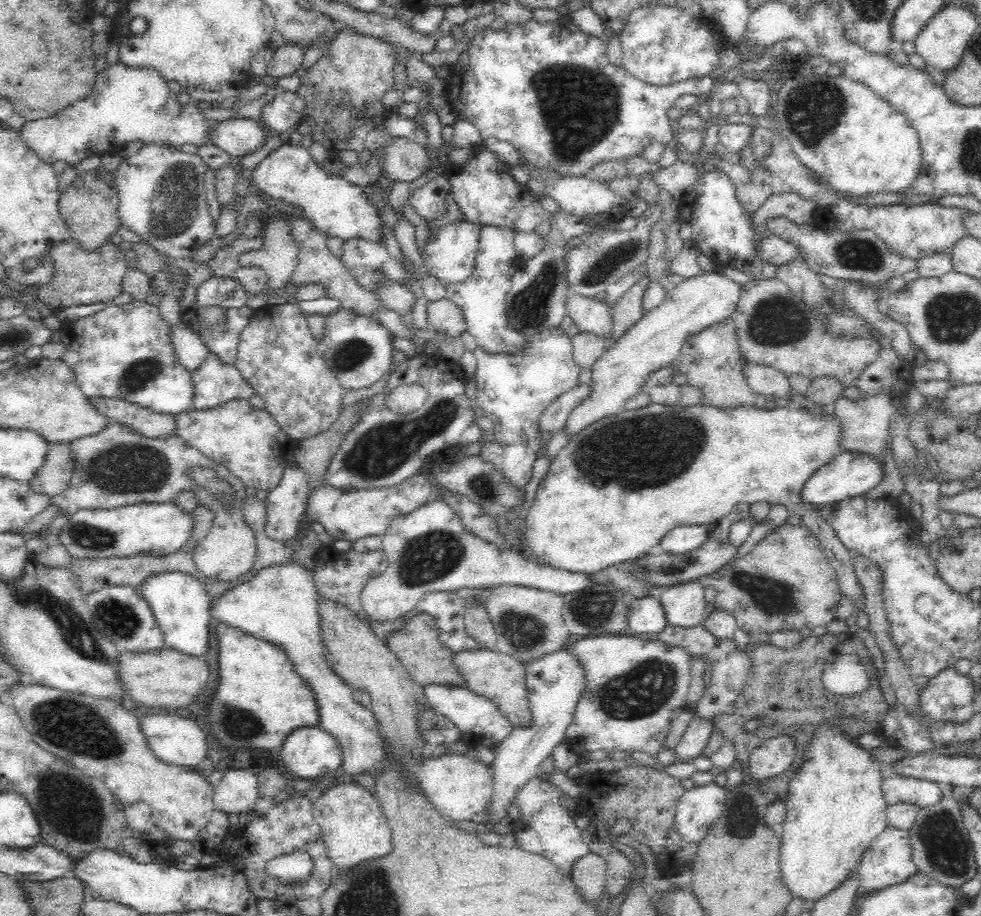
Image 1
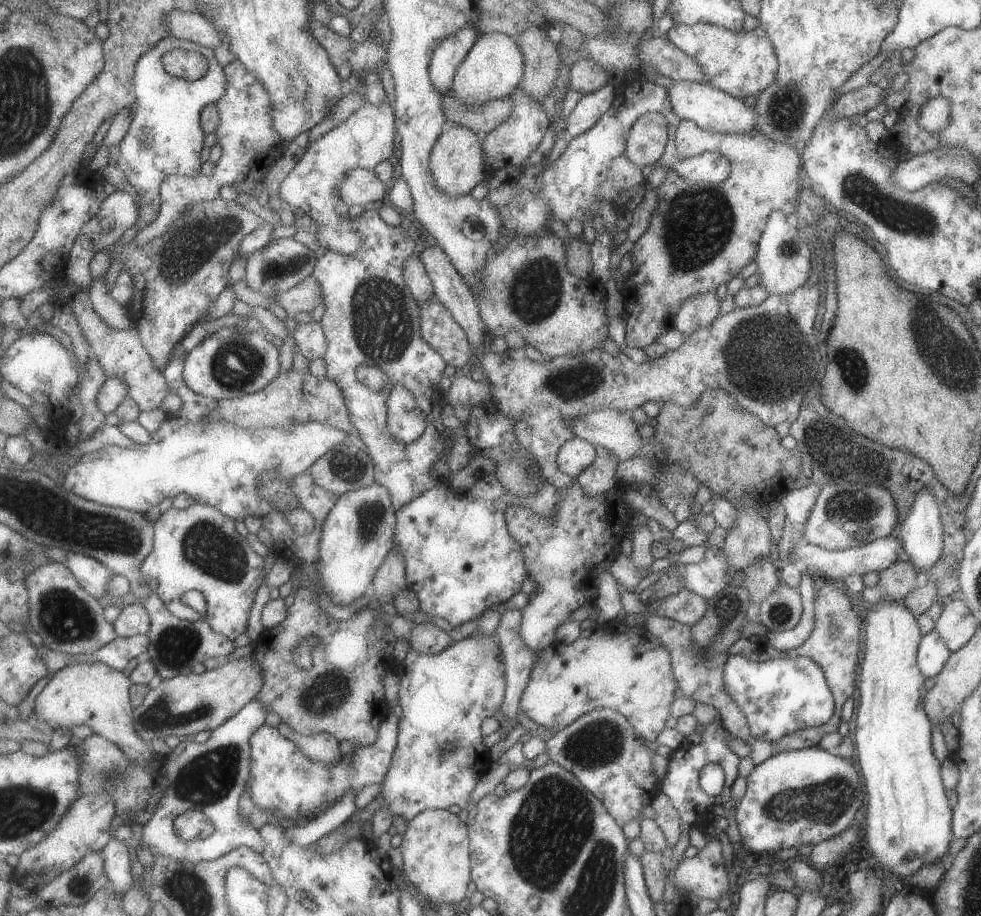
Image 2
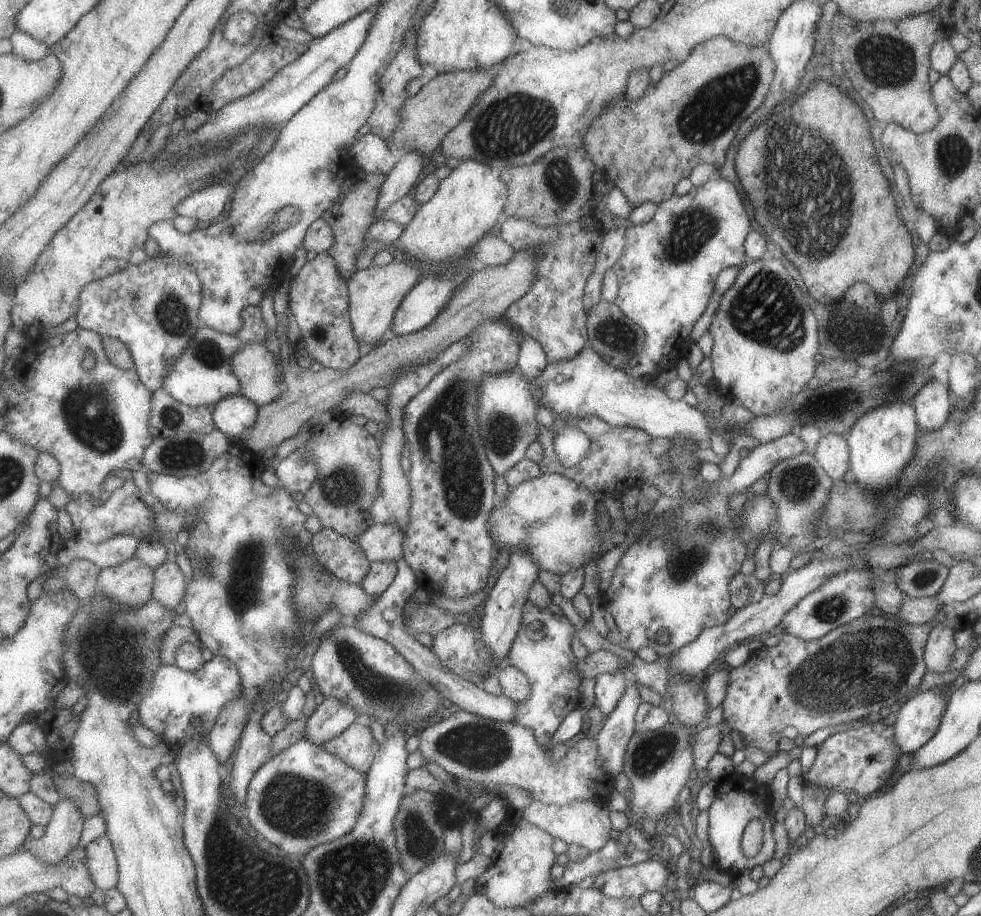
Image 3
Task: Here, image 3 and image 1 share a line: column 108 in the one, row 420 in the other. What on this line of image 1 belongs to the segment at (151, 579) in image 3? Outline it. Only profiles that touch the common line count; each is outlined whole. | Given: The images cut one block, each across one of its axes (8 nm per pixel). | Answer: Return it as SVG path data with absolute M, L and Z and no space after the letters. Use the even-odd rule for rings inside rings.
M714 272L685 278L667 291L659 305L644 313L628 332L604 351L590 367L595 388L592 397L586 398L580 406L572 409L564 429L570 437L585 426L620 410L630 397L636 396L645 386L645 378L654 370L667 369L680 355L686 340L715 325L734 312L741 285L728 277Z

